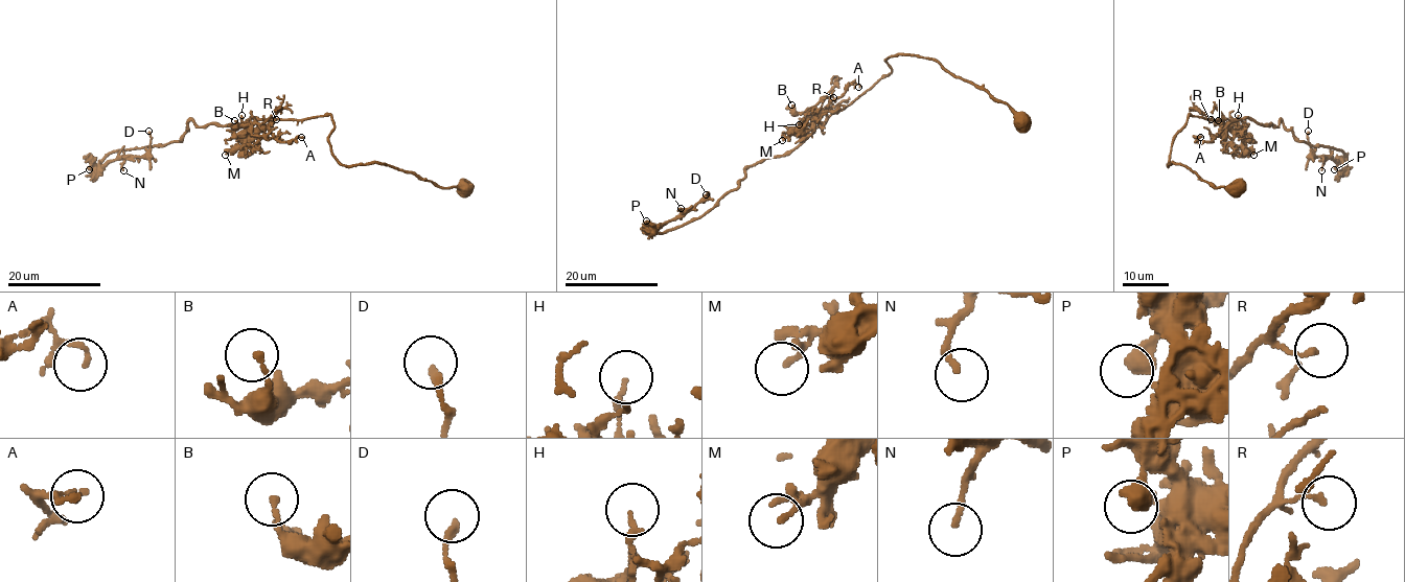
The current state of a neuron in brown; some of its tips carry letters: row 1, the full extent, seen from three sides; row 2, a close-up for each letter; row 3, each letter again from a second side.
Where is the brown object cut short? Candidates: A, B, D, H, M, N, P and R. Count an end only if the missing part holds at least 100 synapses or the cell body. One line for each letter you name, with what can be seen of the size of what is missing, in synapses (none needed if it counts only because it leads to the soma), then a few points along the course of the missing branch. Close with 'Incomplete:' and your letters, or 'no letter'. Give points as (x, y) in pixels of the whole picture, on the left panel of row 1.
Incomplete: no letter

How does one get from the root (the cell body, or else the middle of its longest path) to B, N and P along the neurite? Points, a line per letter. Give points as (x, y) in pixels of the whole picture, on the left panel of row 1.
B: (465, 190), (440, 188), (376, 162), (343, 166), (330, 148), (329, 115), (272, 119), (266, 125), (234, 120)
N: (465, 190), (376, 162), (343, 166), (329, 115), (189, 120), (181, 140), (99, 164), (122, 159), (123, 170)
P: (465, 190), (376, 162), (343, 166), (330, 148), (329, 115), (189, 120), (181, 140), (111, 152), (89, 169)

